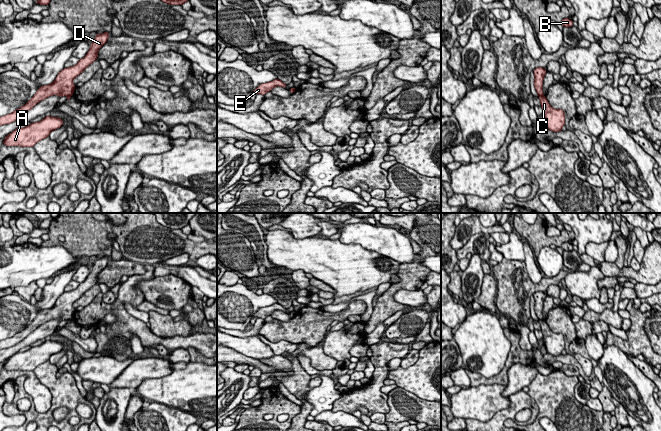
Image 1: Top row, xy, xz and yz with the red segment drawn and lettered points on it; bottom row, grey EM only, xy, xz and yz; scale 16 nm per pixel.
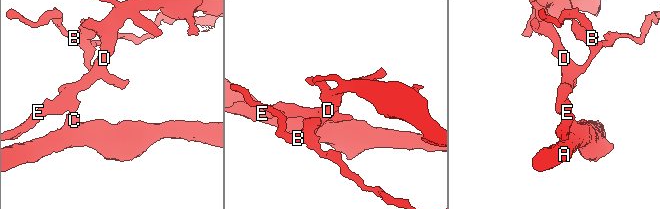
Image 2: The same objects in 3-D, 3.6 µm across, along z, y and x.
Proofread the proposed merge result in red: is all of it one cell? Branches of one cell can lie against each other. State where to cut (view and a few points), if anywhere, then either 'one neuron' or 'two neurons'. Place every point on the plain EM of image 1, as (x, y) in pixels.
yz (542, 318), (539, 320) | two neurons

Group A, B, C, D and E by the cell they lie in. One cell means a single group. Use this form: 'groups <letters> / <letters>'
groups A C / B D E

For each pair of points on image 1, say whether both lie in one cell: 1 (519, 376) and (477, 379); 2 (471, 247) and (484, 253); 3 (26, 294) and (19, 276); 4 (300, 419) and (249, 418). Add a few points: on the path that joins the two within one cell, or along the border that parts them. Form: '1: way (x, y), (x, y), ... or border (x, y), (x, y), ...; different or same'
1: border (528, 364), (514, 363), (508, 370), (506, 386); different
2: way (474, 246), (481, 250); same
3: border (35, 281), (27, 285), (17, 285), (13, 288); different
4: border (301, 406), (301, 410), (291, 420); different

